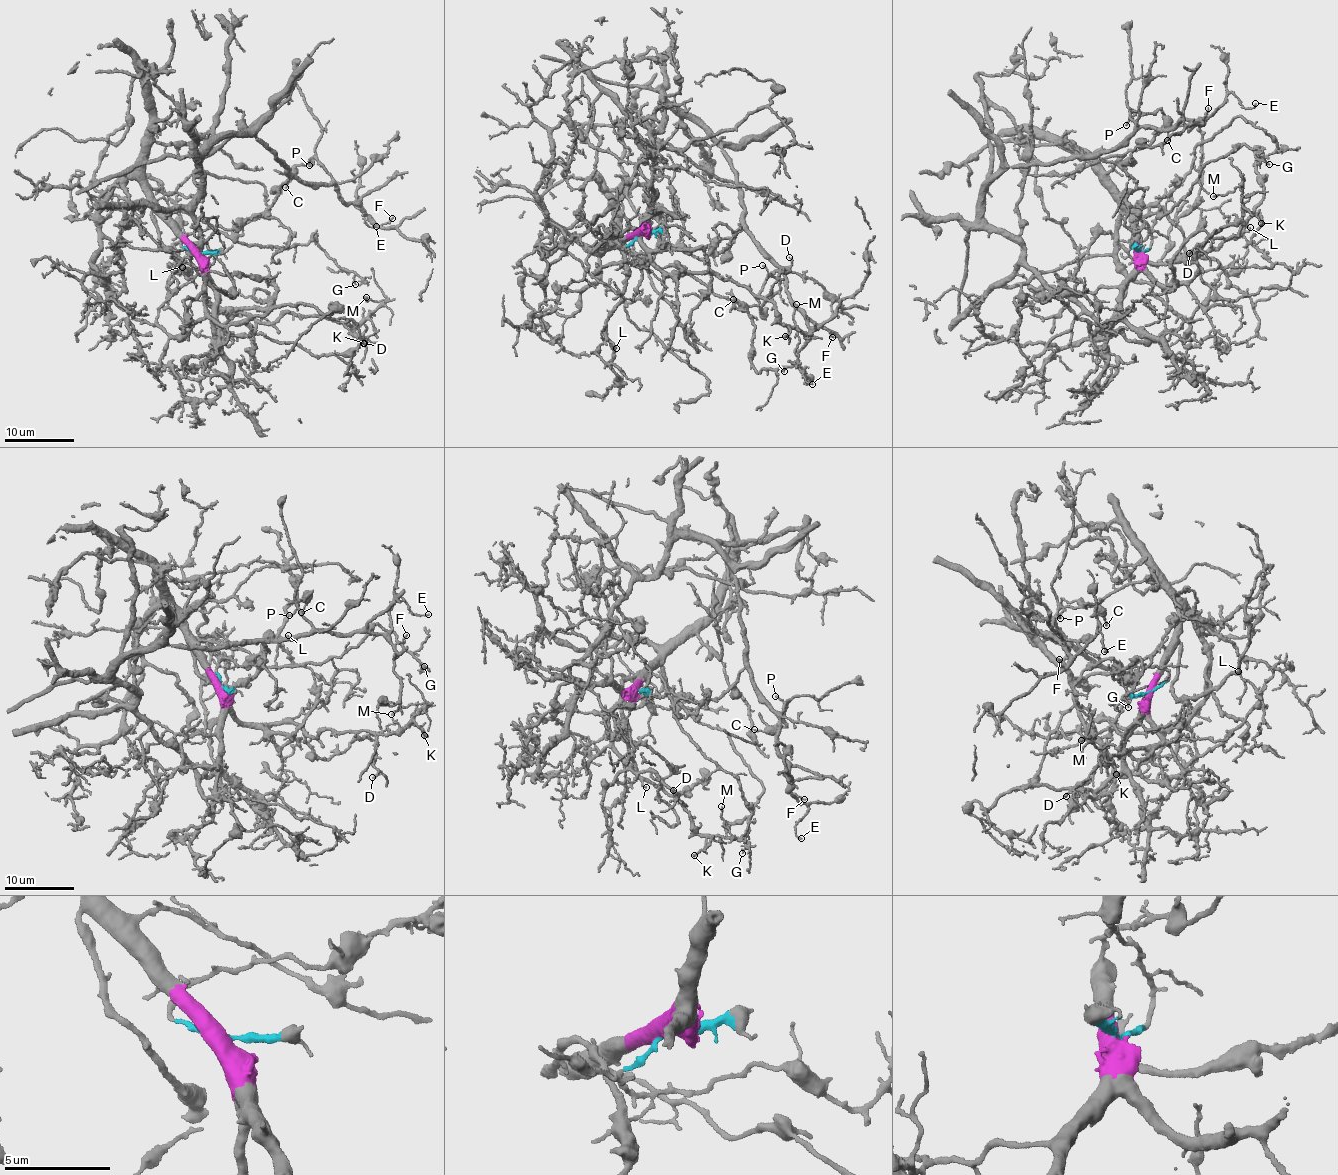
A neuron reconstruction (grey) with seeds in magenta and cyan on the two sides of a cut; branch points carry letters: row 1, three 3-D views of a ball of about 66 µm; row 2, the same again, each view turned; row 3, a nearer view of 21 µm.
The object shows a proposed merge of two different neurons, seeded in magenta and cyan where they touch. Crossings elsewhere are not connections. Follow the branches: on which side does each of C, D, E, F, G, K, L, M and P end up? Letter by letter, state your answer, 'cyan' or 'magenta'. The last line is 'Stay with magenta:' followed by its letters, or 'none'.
C: cyan
D: magenta
E: cyan
F: cyan
G: magenta
K: magenta
L: magenta
M: magenta
P: cyan
Stay with magenta: D, G, K, L, M

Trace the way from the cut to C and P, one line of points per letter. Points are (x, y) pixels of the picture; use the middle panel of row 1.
C: (641, 235), (625, 249), (676, 245), (699, 258), (744, 230), (783, 272), (771, 273), (756, 304), (733, 298)
P: (641, 235), (625, 249), (652, 253), (676, 245), (699, 258), (744, 230), (783, 272), (767, 274), (763, 265)

